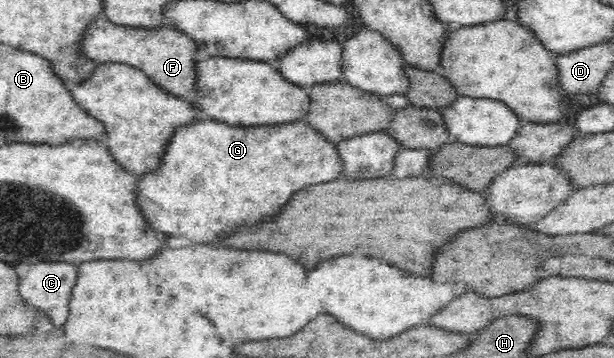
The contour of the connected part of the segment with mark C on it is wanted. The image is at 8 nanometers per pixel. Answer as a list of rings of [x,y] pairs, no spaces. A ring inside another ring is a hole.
[[[41,261],[39,263],[31,264],[29,273],[21,279],[21,297],[25,303],[45,311],[51,321],[57,325],[65,325],[68,320],[69,305],[72,296],[73,288],[76,284],[78,266],[72,263]]]

